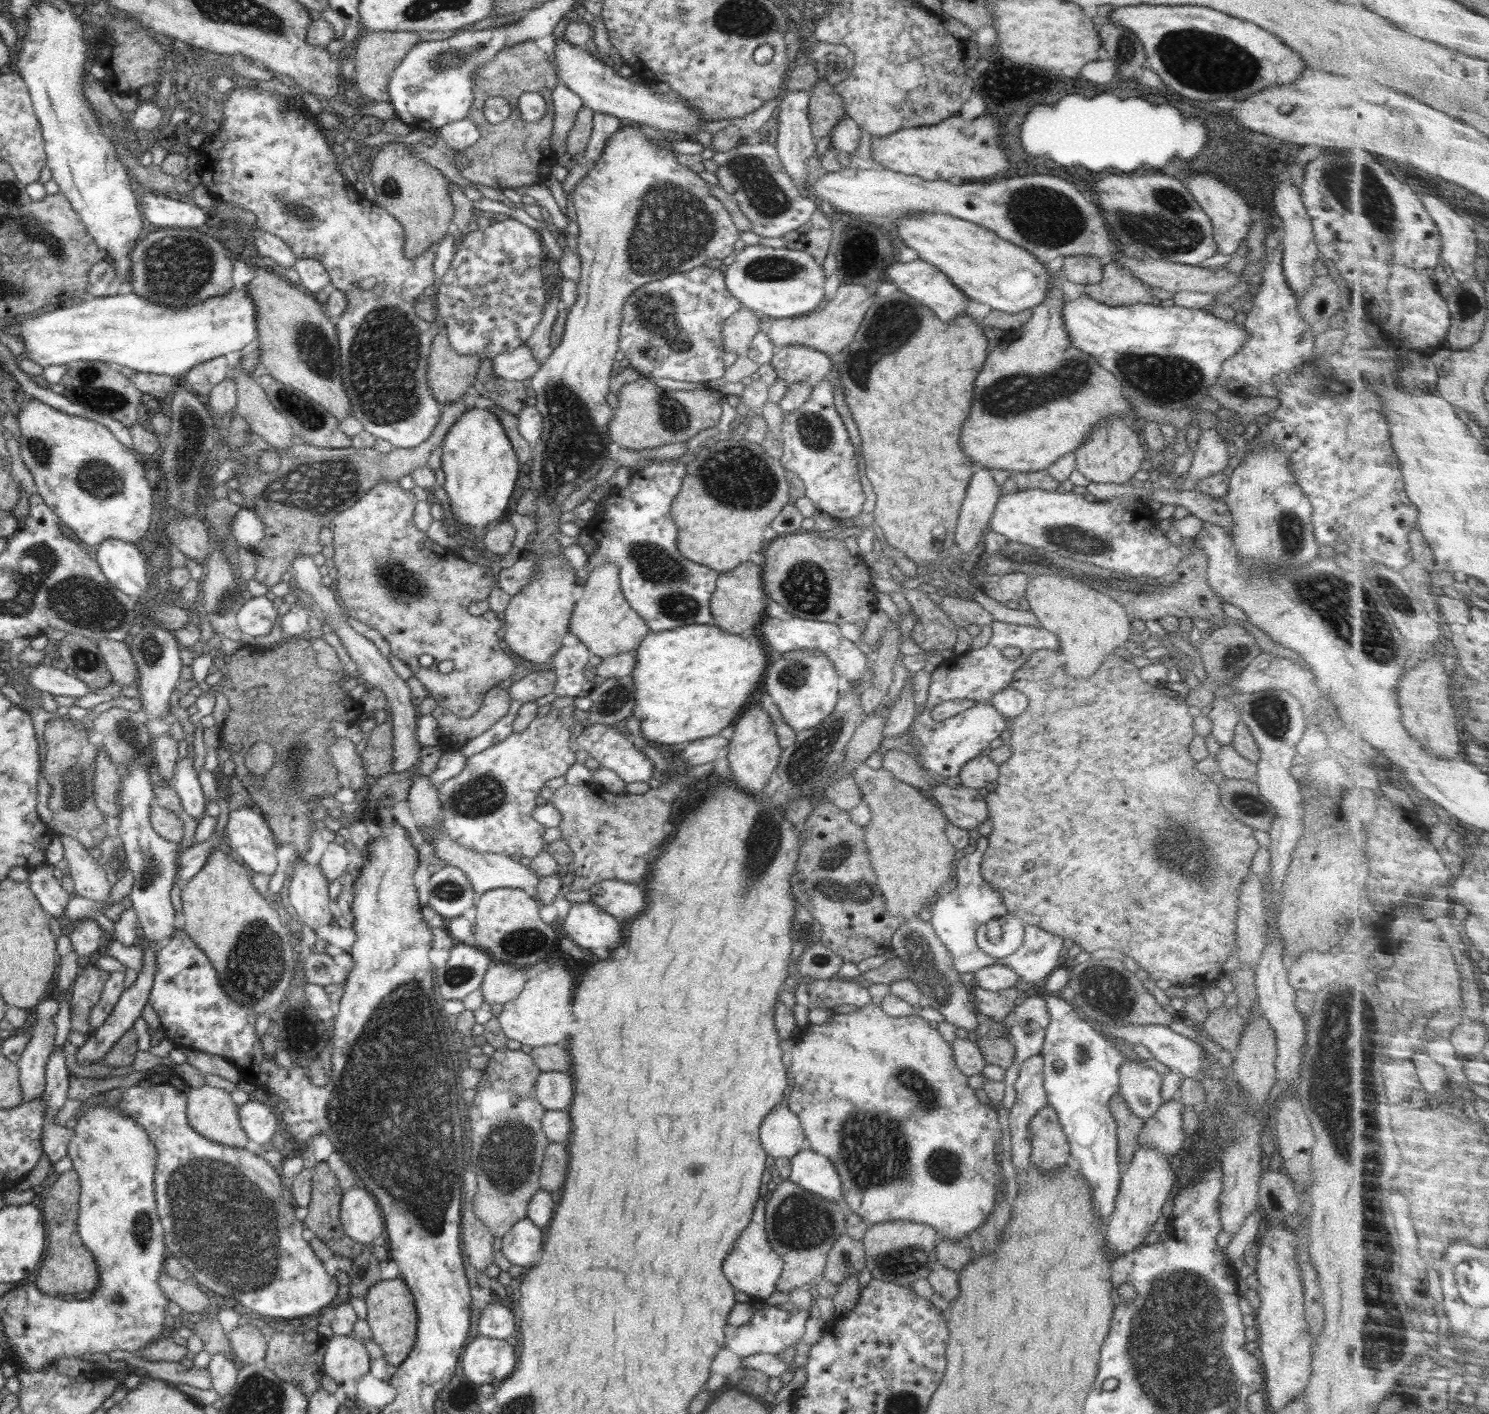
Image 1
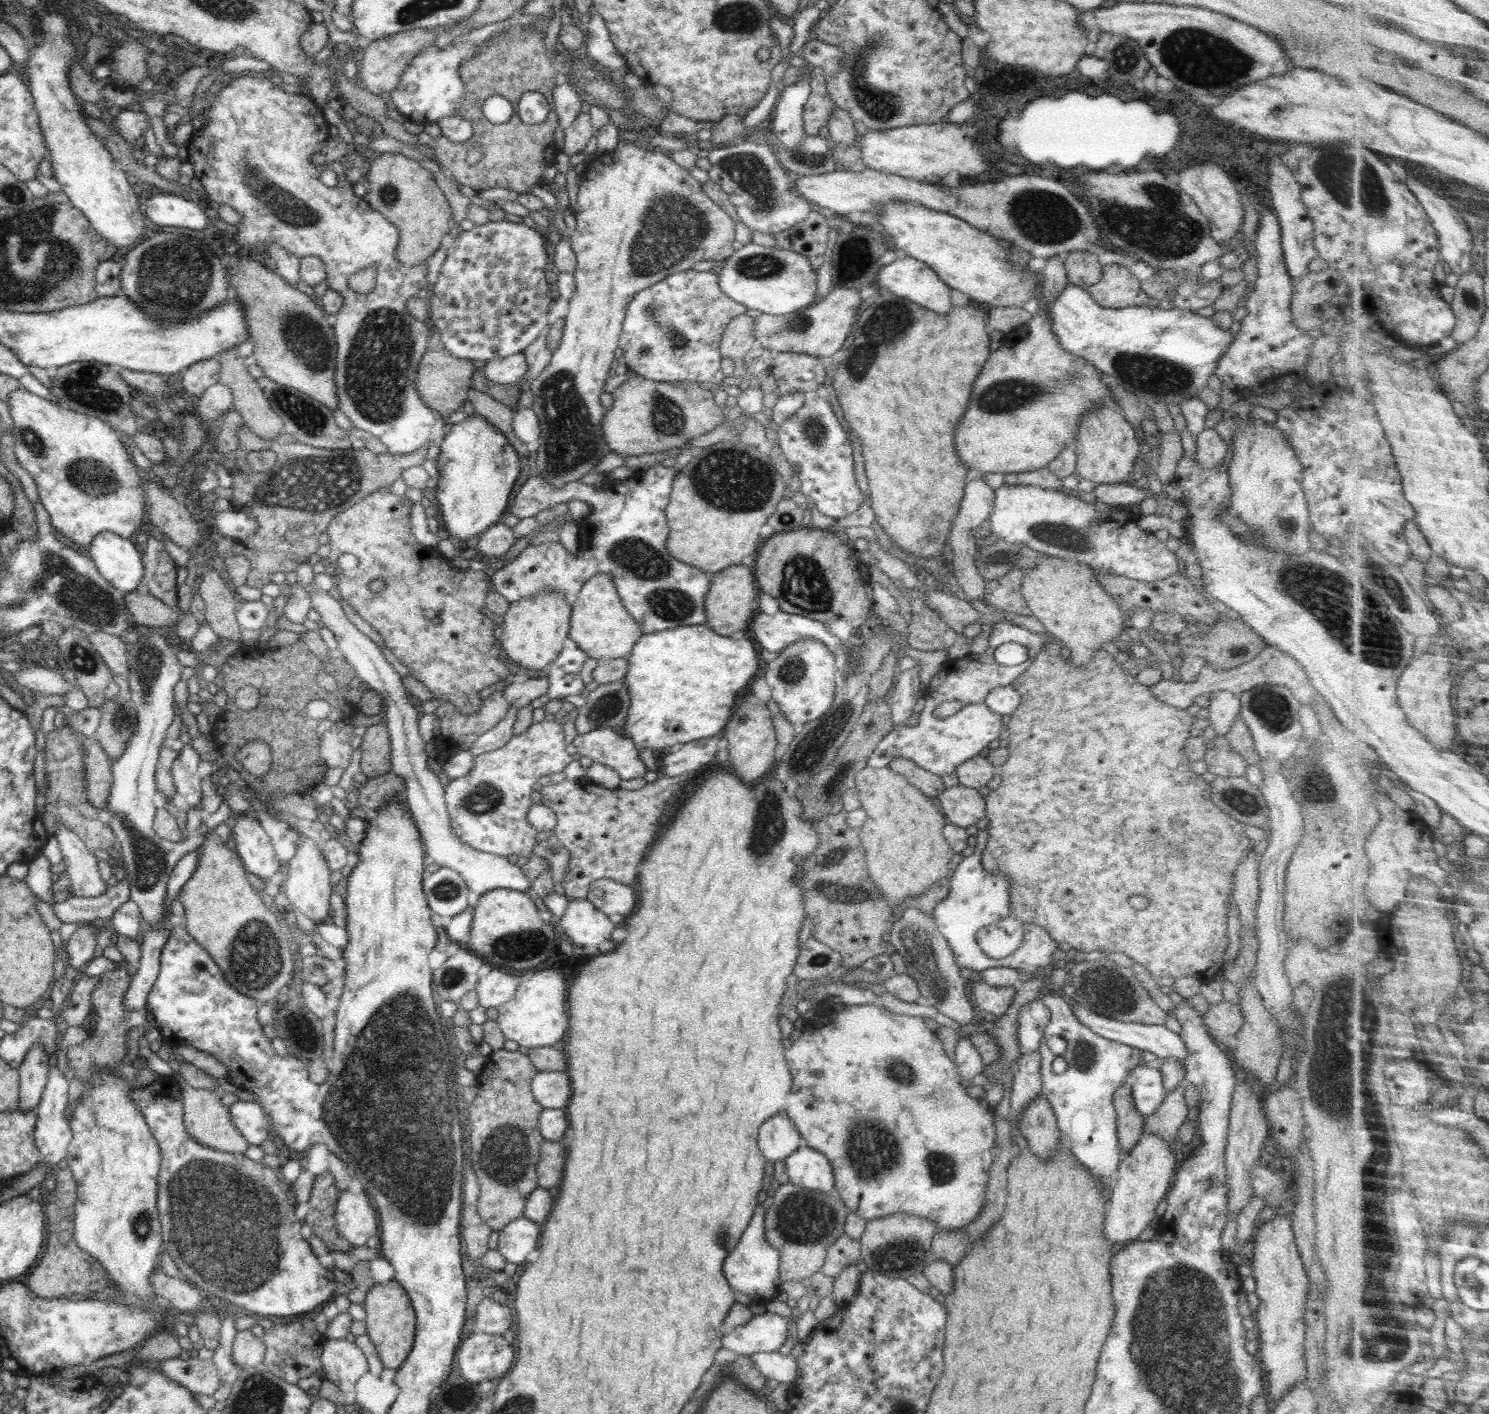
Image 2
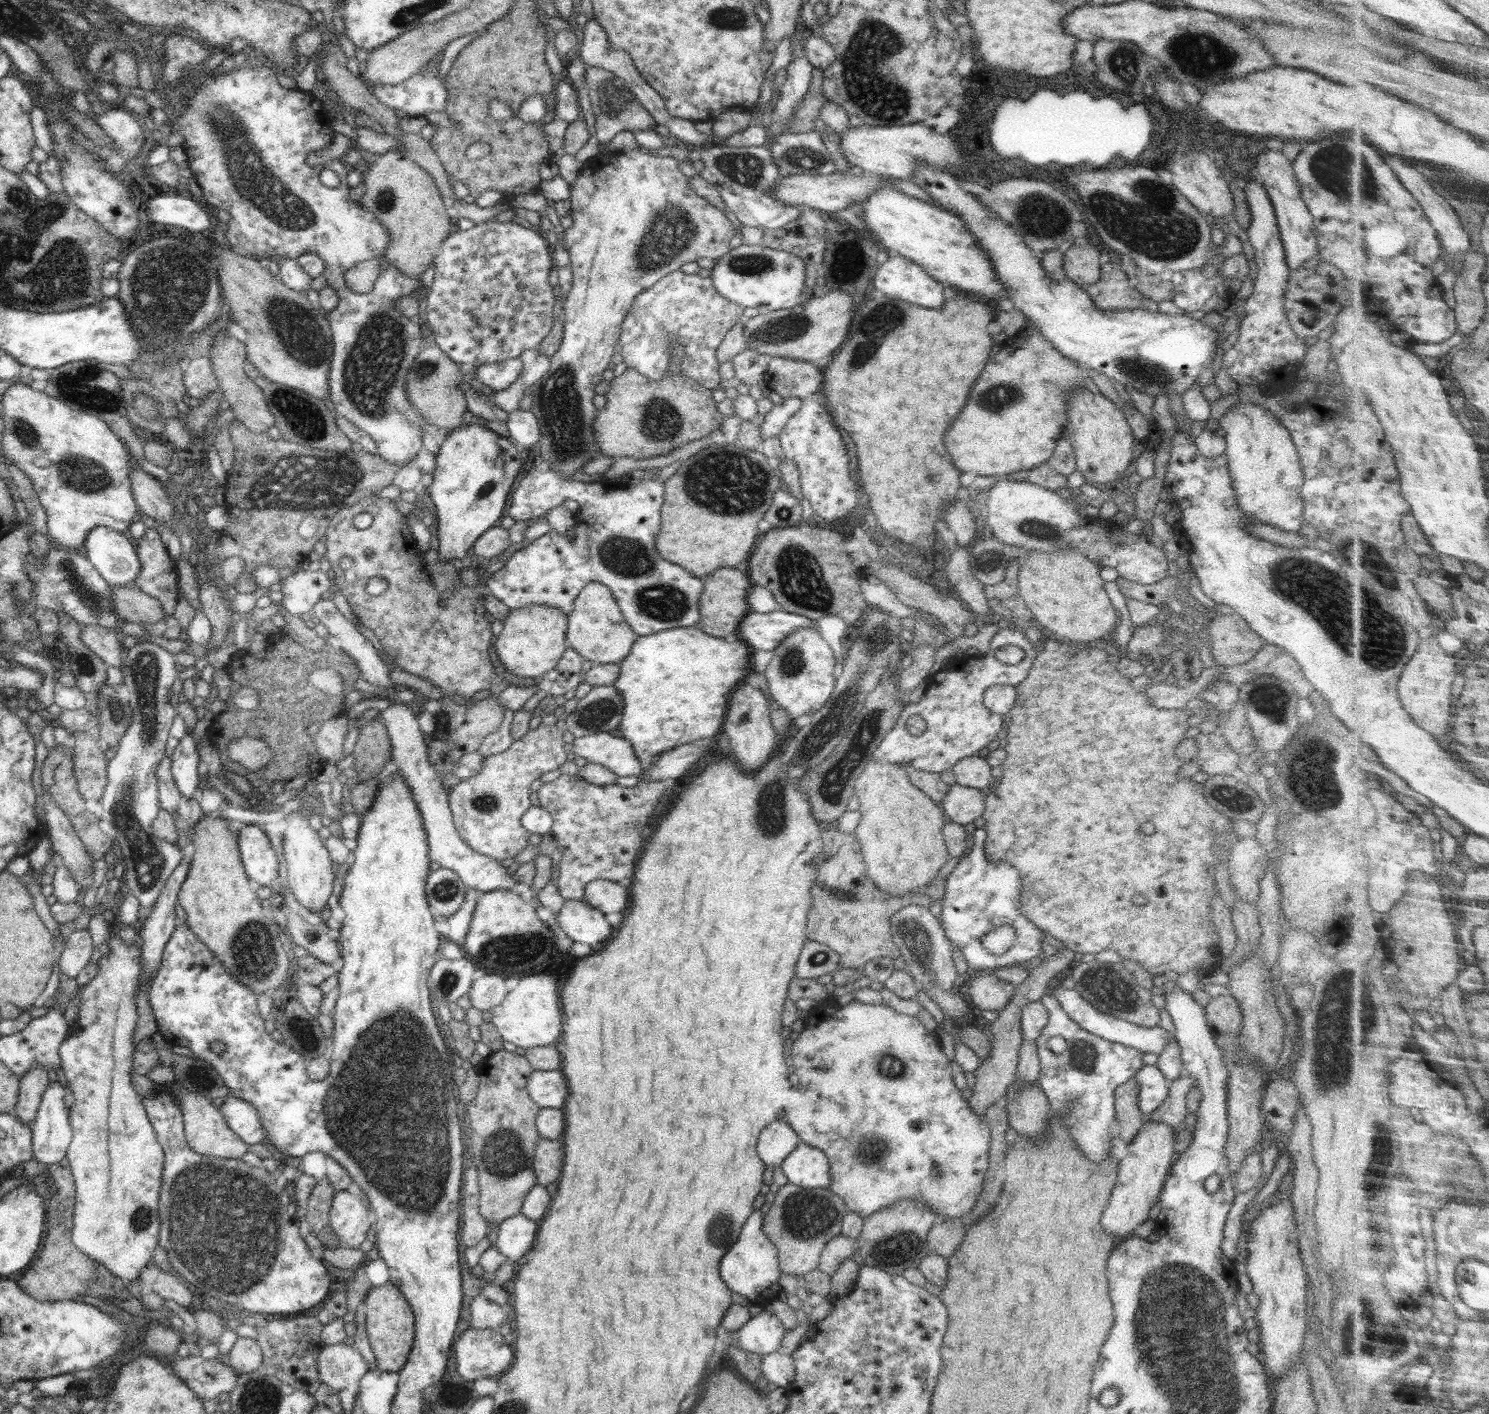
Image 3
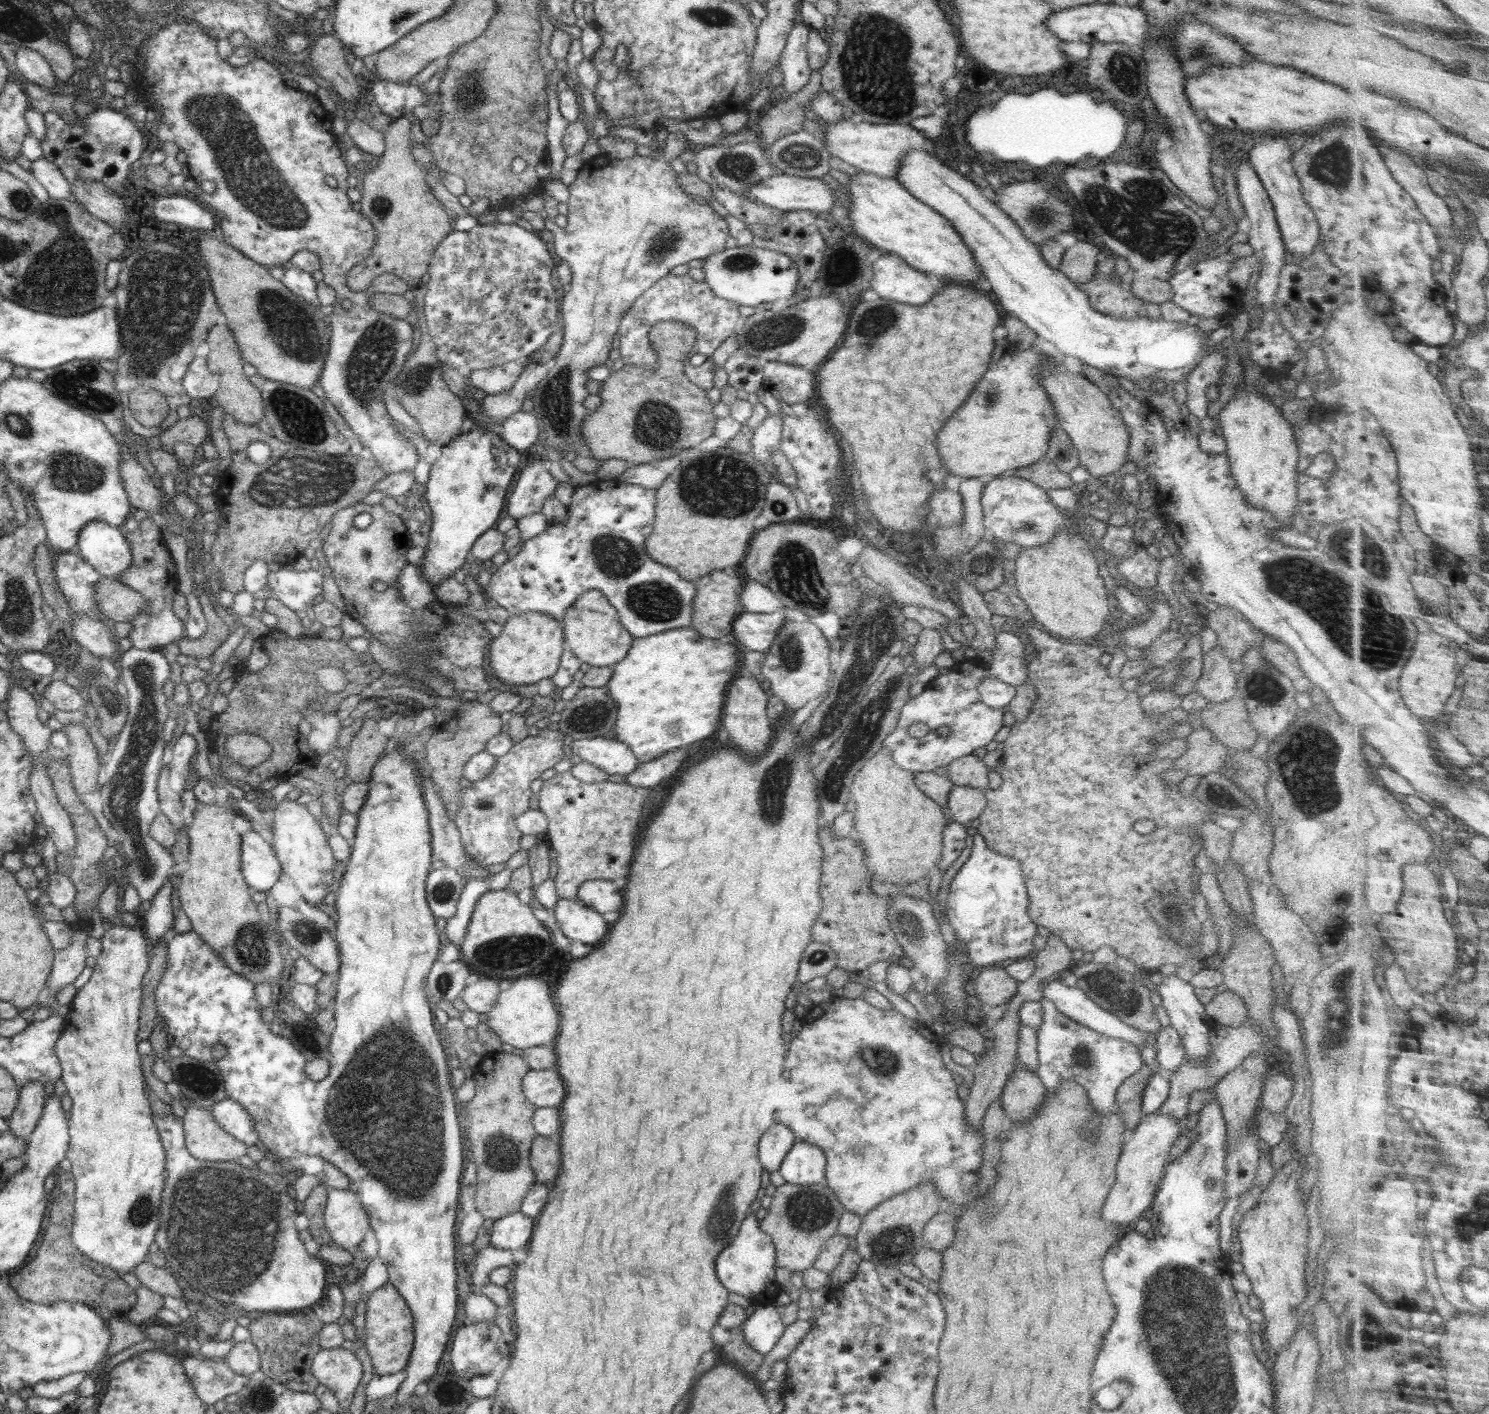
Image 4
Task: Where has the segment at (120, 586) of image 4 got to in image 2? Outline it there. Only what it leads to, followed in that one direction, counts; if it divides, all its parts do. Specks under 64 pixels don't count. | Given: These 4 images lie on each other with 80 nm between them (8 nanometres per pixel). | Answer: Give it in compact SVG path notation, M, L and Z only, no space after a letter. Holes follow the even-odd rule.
M144 591L123 593L125 605L132 620L140 628L174 627L179 619L179 611L166 606L159 598Z

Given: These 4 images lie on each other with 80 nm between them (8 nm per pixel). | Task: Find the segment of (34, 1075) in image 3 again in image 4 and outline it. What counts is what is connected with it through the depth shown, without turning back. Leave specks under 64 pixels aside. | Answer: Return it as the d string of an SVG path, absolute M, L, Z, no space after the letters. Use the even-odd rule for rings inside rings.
M37 1081L27 1082L19 1089L19 1101L9 1116L10 1130L16 1136L29 1137L44 1110L46 1090Z

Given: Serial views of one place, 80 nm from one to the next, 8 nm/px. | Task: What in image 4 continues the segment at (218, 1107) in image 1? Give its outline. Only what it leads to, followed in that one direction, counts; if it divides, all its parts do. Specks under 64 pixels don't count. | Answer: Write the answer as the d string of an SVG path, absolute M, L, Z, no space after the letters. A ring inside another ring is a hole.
M190 1097L189 1106L186 1108L182 1121L185 1132L185 1145L194 1158L208 1161L237 1161L240 1156L244 1156L247 1153L249 1146L222 1129L214 1121L214 1116L212 1116L209 1107L192 1107L191 1102L192 1098Z

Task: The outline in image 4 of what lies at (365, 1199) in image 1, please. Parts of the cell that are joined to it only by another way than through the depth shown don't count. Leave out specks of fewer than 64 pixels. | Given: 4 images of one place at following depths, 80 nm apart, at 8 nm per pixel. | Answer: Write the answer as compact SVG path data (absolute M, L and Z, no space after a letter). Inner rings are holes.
M332 1187L327 1188L327 1195L323 1217L334 1244L348 1251L359 1246L371 1230L359 1196L351 1190Z

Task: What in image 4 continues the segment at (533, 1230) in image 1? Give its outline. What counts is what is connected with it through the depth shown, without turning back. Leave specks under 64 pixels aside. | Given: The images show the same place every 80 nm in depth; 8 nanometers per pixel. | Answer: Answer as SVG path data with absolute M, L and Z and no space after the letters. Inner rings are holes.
M521 1211L507 1214L492 1223L490 1244L502 1247L504 1250L526 1248L530 1242L534 1225L534 1219Z

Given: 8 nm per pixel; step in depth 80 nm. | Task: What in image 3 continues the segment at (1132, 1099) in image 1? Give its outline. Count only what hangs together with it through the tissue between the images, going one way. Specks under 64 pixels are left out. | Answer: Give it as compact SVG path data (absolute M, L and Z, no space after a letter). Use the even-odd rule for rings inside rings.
M1143 1065L1134 1078L1139 1082L1139 1109L1148 1117L1166 1100L1168 1082L1156 1065Z

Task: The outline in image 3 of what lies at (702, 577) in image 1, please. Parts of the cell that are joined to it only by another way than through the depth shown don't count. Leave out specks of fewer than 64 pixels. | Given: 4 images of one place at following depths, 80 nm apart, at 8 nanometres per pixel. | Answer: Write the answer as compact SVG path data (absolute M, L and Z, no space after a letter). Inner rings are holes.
M532 468L520 480L518 490L532 490L530 500L524 508L524 518L537 518L550 510L563 505L569 499L578 503L580 510L575 516L574 538L566 539L556 529L551 529L529 545L518 549L505 562L500 570L484 581L487 594L501 600L509 609L522 608L531 604L545 604L561 608L566 614L573 609L574 601L581 590L591 582L601 582L610 589L616 604L622 611L627 624L639 636L648 636L661 630L695 626L700 620L699 598L703 591L702 578L690 574L685 568L672 564L659 556L655 549L655 536L661 529L661 510L664 504L665 480L657 472L646 480L624 477L621 479L603 478L591 483L568 481L559 477L552 469L540 472Z

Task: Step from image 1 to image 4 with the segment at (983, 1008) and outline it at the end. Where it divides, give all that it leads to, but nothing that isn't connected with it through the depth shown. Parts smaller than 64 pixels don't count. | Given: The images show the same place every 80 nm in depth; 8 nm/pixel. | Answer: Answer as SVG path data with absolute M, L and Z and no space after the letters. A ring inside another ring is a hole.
M994 965L992 967L984 968L984 971L972 980L970 985L970 992L979 1000L982 1000L986 1005L986 1010L995 1006L1000 1006L1009 1002L1011 998L1017 993L1017 982L1006 974L1006 970L1002 965Z

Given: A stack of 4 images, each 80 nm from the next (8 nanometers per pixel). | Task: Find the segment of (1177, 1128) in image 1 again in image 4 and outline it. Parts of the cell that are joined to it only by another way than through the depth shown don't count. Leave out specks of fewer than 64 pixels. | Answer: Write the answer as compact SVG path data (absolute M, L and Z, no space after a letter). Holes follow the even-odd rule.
M1207 1017L1207 1025L1211 1044L1211 1051L1207 1056L1207 1061L1204 1061L1204 1064L1195 1065L1184 1060L1176 1072L1167 1076L1170 1083L1169 1095L1157 1112L1164 1116L1170 1116L1170 1118L1174 1118L1178 1122L1189 1114L1189 1098L1194 1091L1207 1090L1209 1086L1213 1086L1225 1074L1240 1066L1240 1063L1246 1057L1258 1050L1262 1051L1263 1046L1265 1046L1263 1036L1249 1019L1241 1025L1225 1027L1218 1024L1212 1017Z

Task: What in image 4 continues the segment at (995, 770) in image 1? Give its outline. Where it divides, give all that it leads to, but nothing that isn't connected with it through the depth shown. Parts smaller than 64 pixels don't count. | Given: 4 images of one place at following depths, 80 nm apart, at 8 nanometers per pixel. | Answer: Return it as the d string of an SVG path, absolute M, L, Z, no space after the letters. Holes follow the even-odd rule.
M966 755L950 762L947 777L954 785L988 789L989 767L976 755Z

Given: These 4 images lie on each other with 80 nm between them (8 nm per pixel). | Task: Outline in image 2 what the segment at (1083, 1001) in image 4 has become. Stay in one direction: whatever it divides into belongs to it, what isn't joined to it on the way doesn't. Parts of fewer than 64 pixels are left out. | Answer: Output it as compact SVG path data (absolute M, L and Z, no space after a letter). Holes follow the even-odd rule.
M1074 997L1069 999L1071 1010L1075 1014L1075 1017L1084 1025L1087 1026L1092 1032L1095 1032L1098 1036L1106 1038L1116 1043L1122 1043L1139 1051L1146 1050L1156 1054L1158 1058L1164 1060L1168 1057L1174 1057L1181 1062L1184 1066L1185 1058L1188 1054L1184 1041L1180 1038L1178 1033L1174 1033L1168 1029L1166 1025L1150 1025L1140 1024L1137 1022L1120 1022L1106 1018L1105 1016L1092 1012L1089 1008L1082 1006Z

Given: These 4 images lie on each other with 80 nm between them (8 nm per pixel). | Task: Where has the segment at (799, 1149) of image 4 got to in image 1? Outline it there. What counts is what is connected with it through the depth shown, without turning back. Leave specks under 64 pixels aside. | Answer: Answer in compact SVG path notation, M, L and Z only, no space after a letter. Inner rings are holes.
M808 1149L790 1158L789 1179L826 1200L843 1205L843 1190L837 1170L829 1158Z

